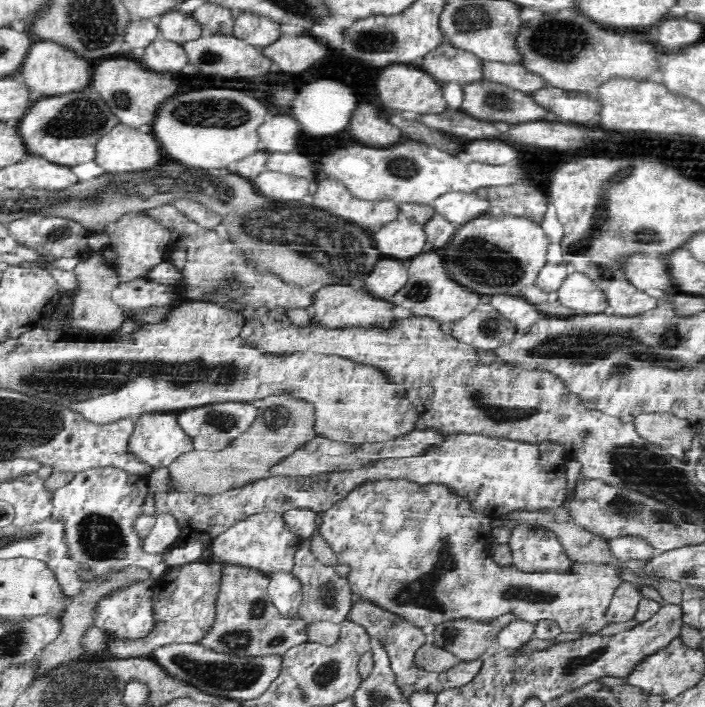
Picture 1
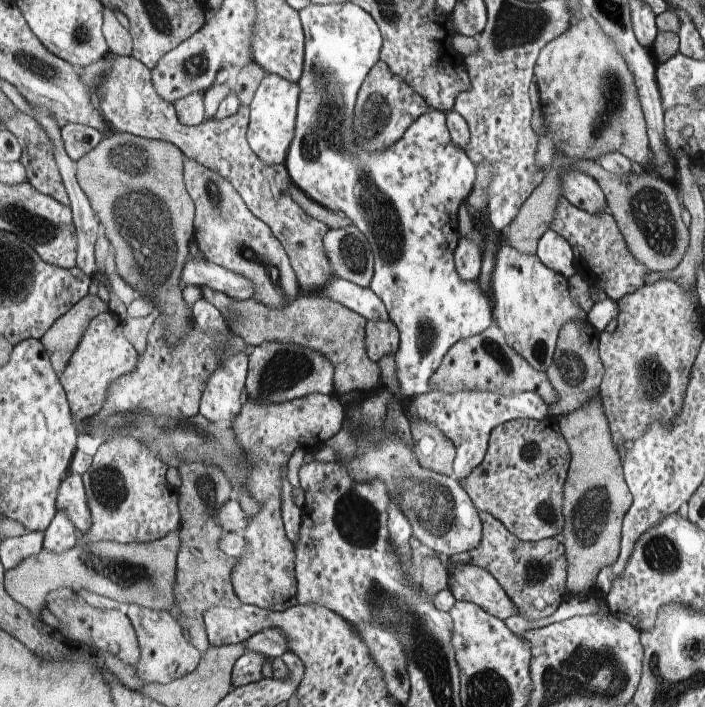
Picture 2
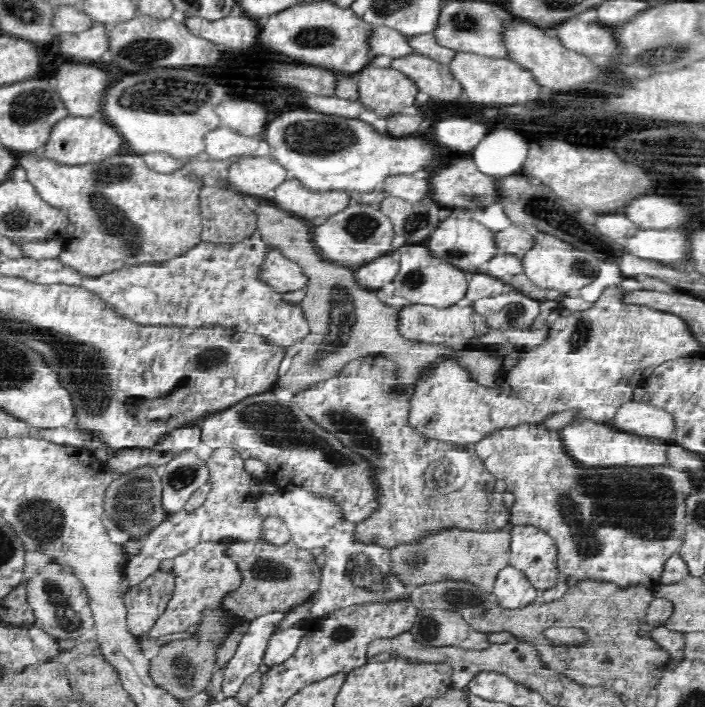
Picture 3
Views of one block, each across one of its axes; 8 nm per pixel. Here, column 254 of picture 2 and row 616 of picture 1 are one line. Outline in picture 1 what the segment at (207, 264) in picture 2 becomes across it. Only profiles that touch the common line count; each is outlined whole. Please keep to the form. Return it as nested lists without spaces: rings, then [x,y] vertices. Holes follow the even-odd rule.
[[[276,571],[268,575],[267,593],[275,609],[287,620],[298,619],[303,601],[301,584],[291,571]]]

